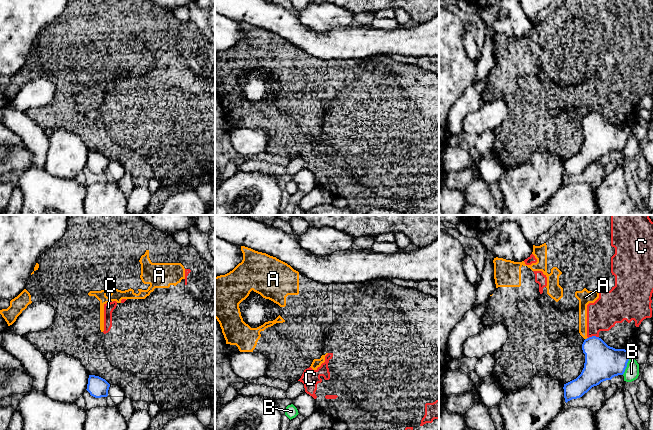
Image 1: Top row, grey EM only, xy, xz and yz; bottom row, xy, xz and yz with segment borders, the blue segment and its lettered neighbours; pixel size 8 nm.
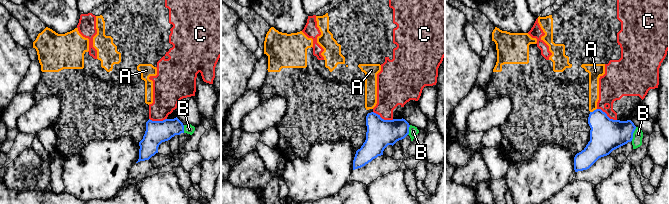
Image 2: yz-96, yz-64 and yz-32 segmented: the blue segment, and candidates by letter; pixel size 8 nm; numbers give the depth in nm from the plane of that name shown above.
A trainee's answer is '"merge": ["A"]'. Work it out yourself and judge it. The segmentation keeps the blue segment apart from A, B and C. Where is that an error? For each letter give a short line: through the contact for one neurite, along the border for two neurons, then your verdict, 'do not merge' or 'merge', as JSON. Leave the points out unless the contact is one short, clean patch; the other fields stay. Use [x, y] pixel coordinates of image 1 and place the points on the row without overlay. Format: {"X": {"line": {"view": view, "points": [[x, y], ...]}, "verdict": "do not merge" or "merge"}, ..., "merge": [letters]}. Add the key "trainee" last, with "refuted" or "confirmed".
{"A": {"line": {"view": "yz", "points": [[587, 113], [585, 115]]}, "verdict": "do not merge"}, "B": {"line": {"view": "yz", "points": [[631, 132], [622, 150]]}, "verdict": "do not merge"}, "C": {"line": {"view": "yz", "points": [[598, 112], [590, 112], [588, 114]]}, "verdict": "do not merge"}, "merge": [], "trainee": "refuted"}

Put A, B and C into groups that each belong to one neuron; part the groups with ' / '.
A C / B

